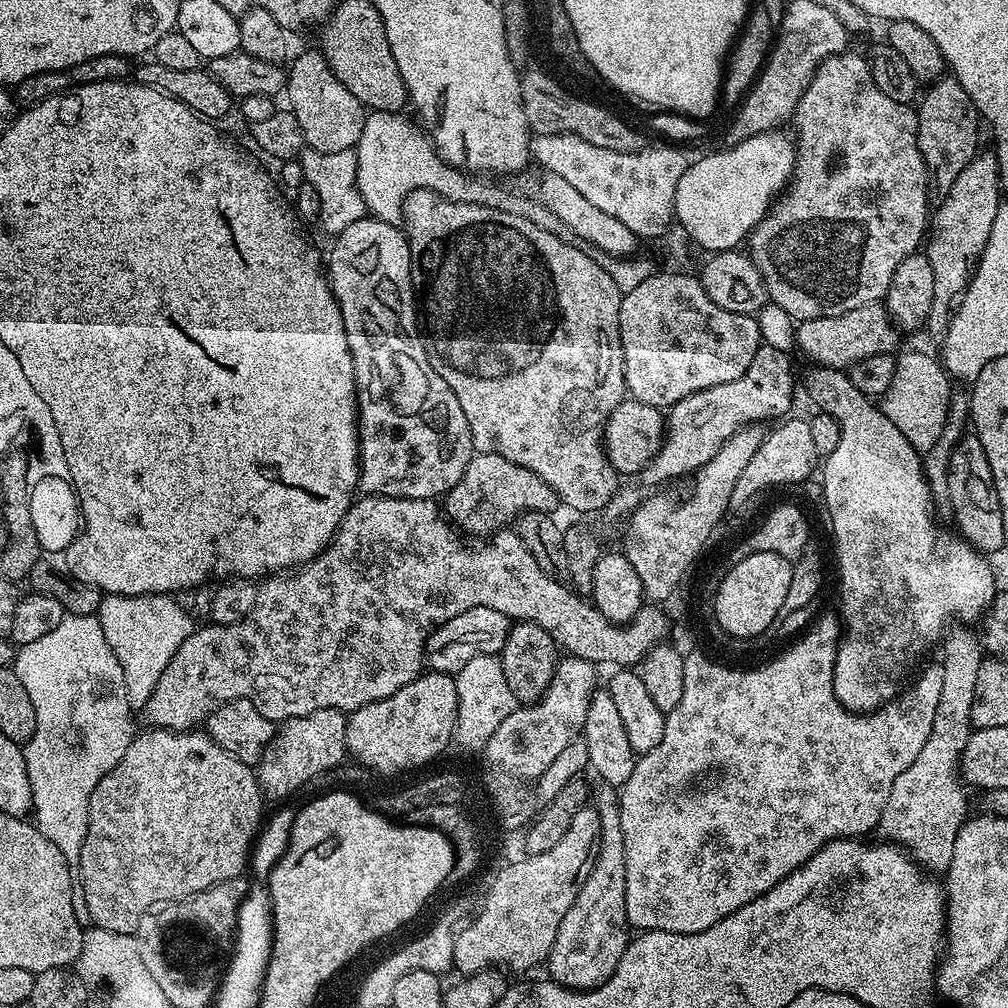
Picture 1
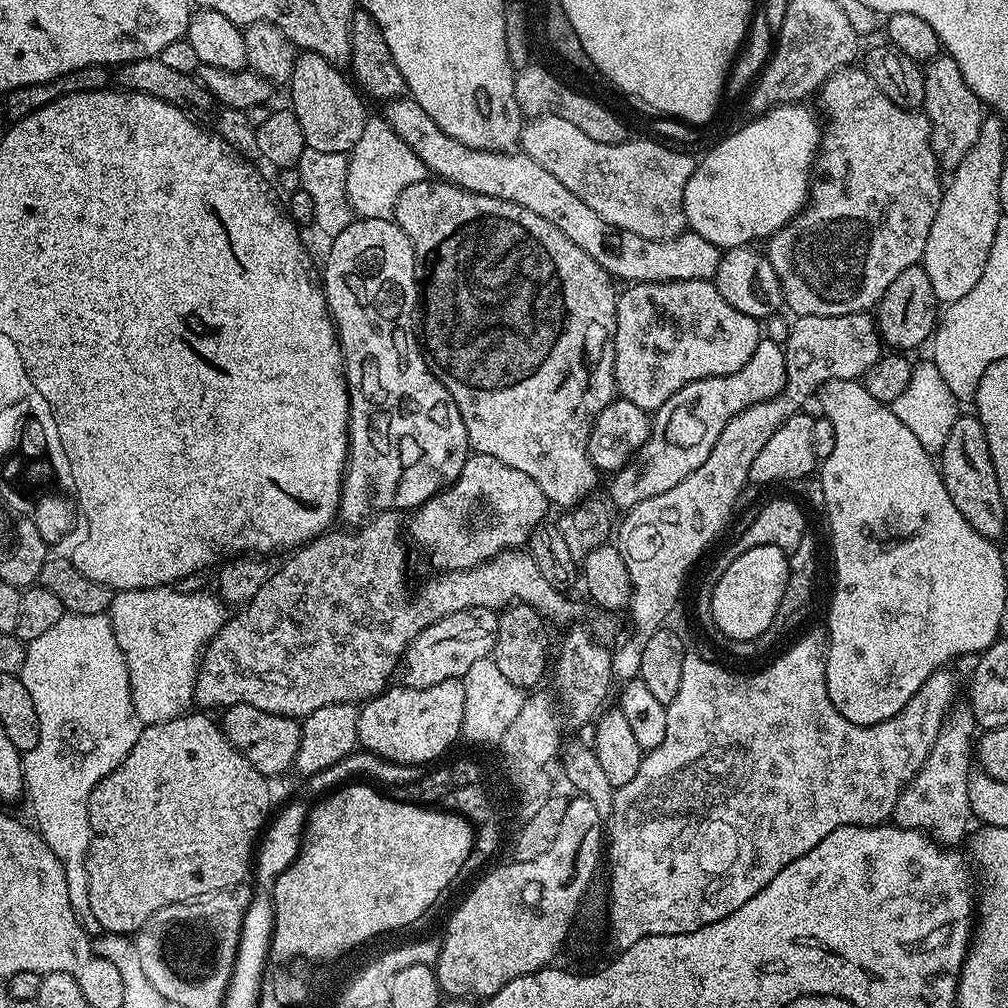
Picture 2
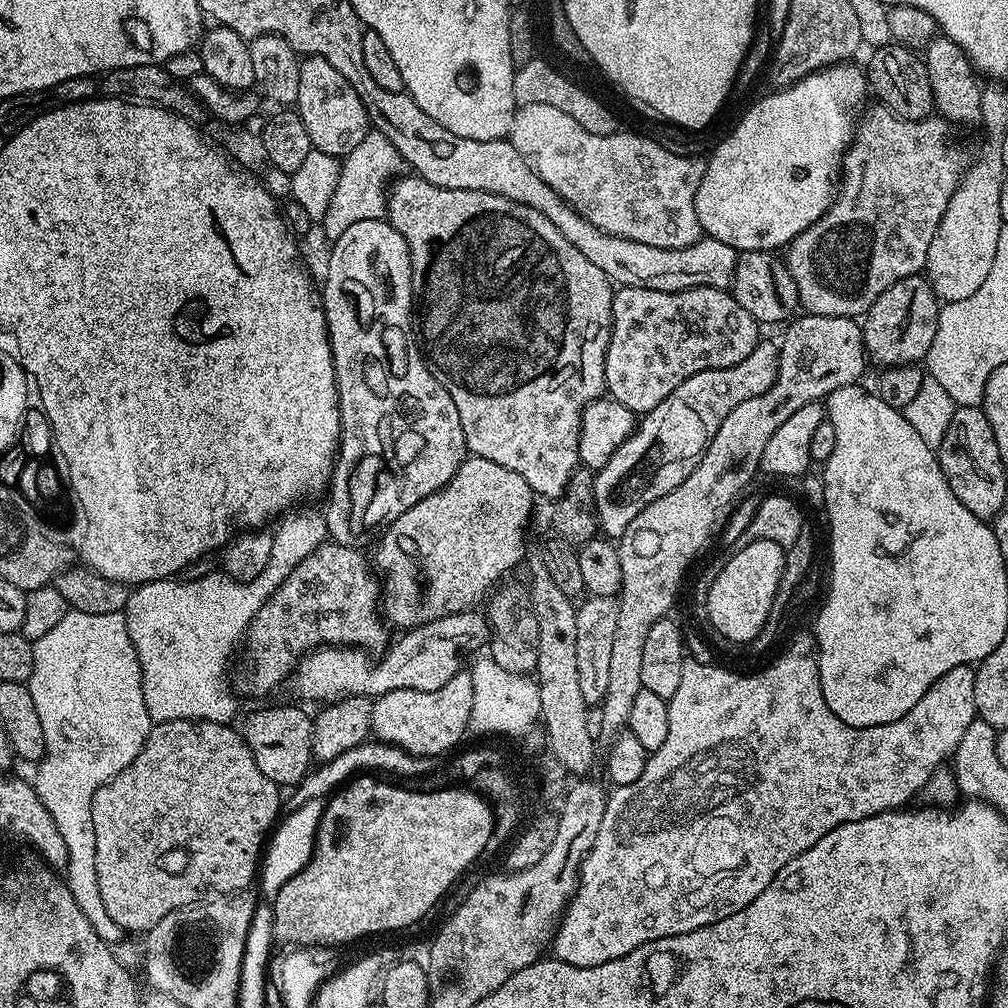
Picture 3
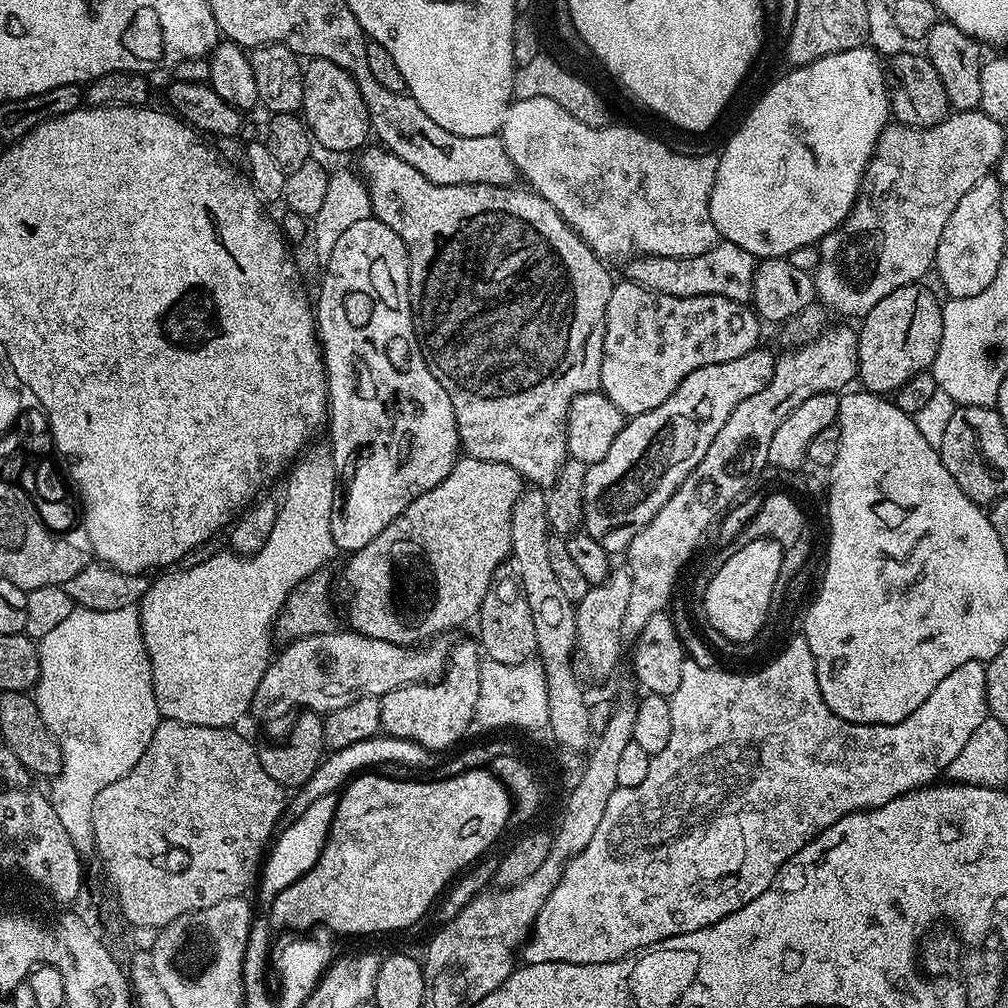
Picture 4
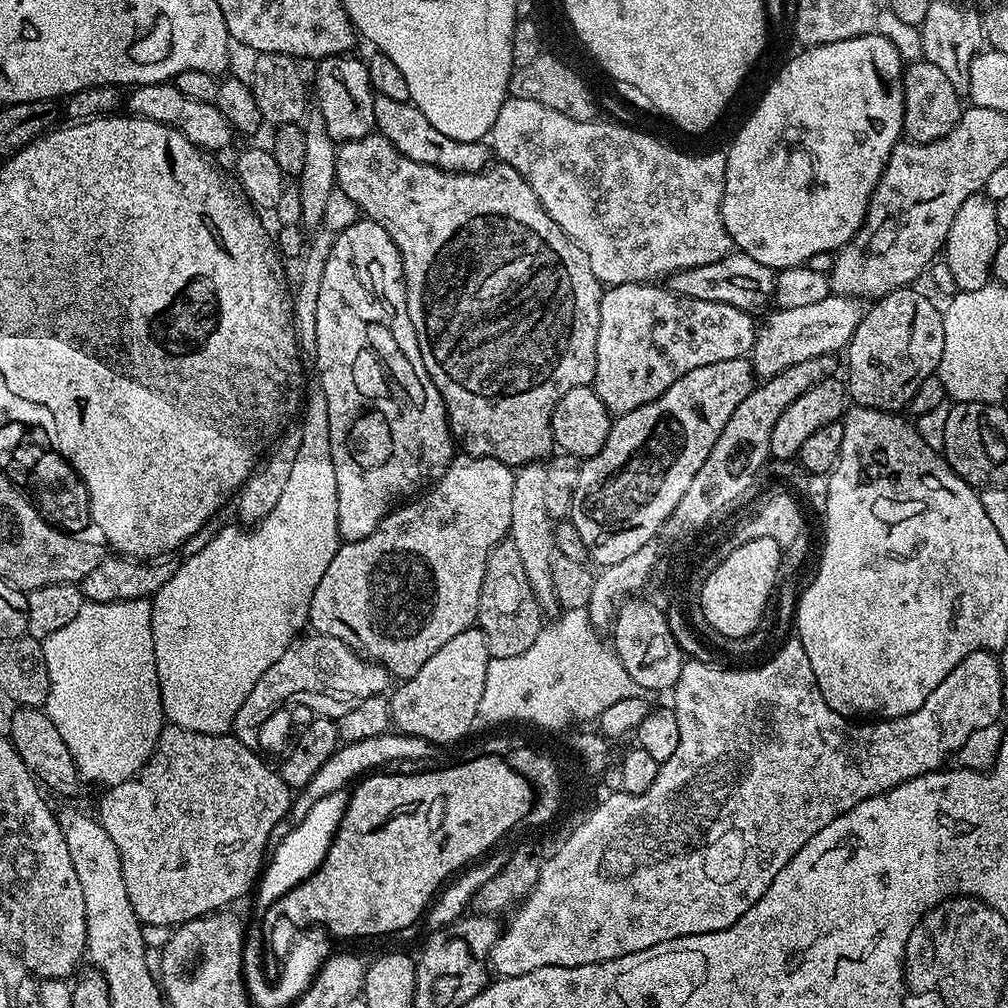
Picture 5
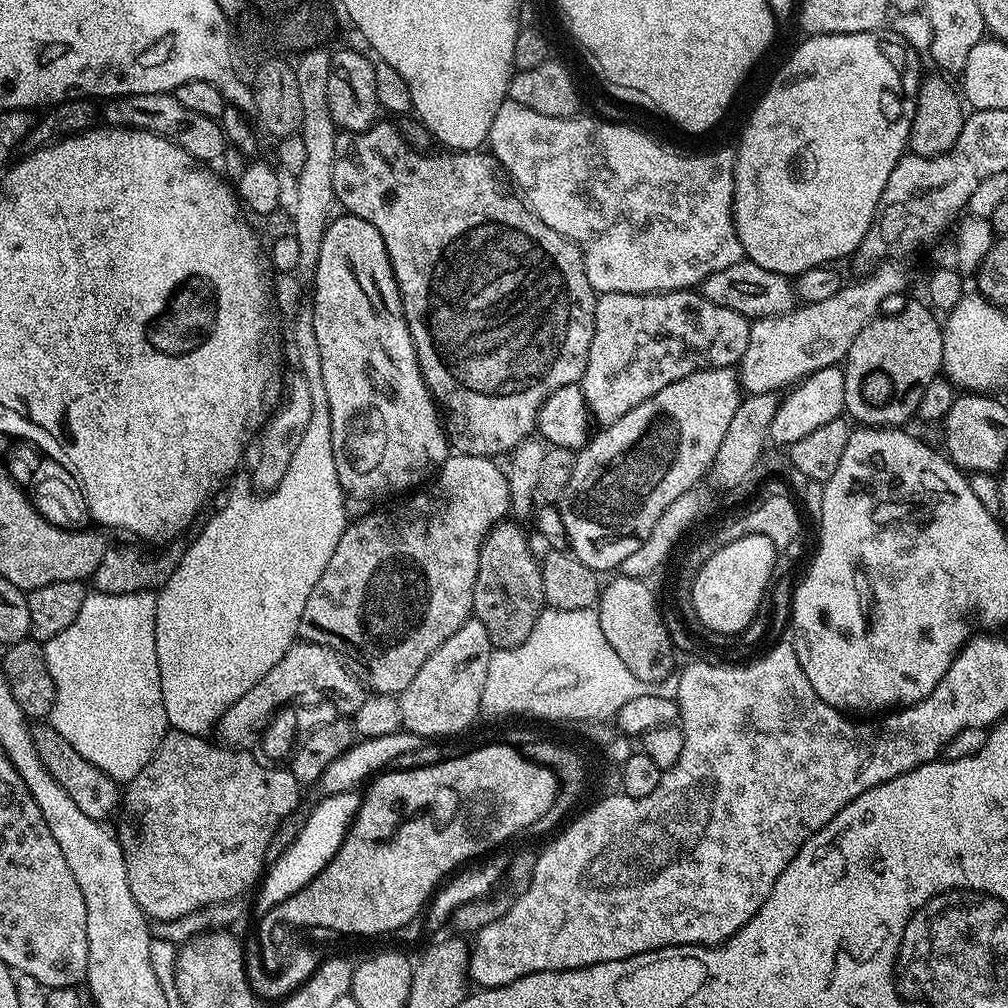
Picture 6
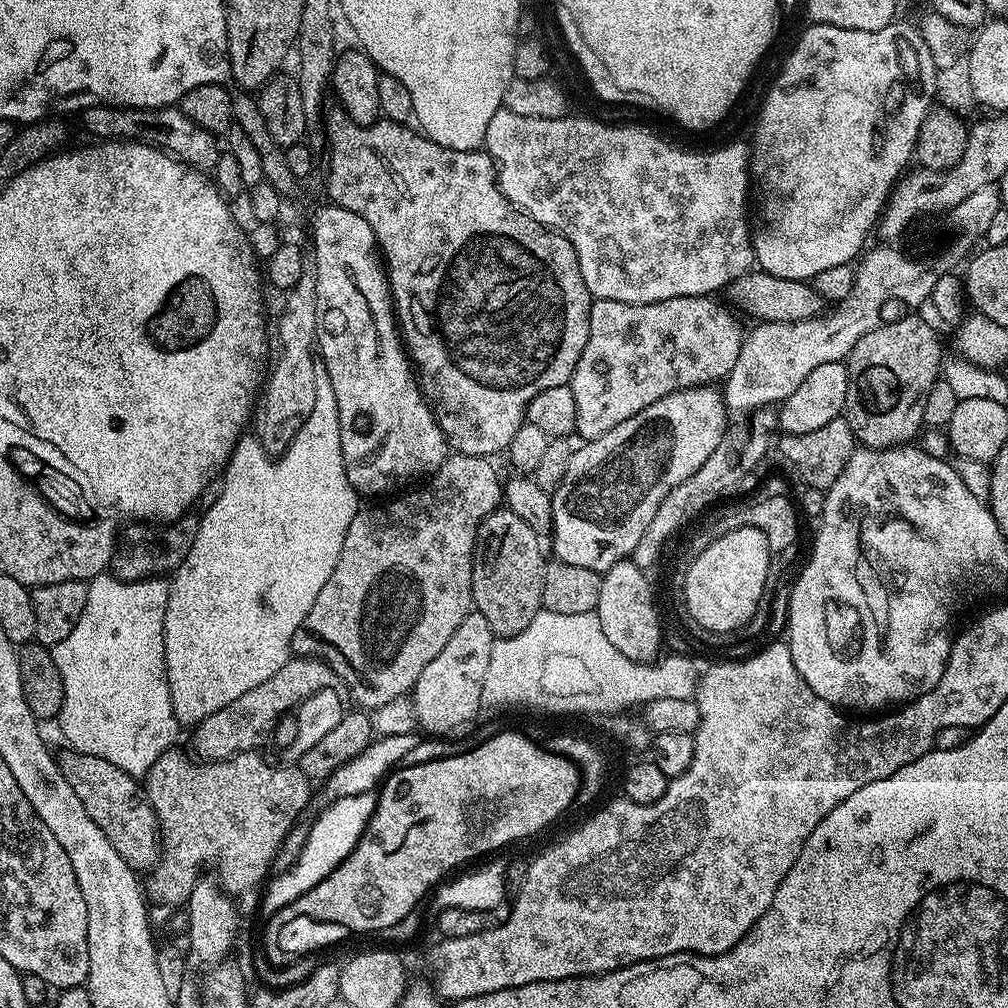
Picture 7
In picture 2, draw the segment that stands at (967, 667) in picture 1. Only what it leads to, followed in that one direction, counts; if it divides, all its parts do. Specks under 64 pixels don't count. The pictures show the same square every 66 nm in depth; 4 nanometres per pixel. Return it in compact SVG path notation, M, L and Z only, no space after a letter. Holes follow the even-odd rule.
M957 703L940 727L938 738L934 738L934 746L926 762L900 792L894 813L895 823L899 827L927 832L941 846L959 845L956 843L964 835L969 835L968 823L973 823L974 817L968 793L968 758L971 754L973 757L977 732L978 725L972 716L971 703Z

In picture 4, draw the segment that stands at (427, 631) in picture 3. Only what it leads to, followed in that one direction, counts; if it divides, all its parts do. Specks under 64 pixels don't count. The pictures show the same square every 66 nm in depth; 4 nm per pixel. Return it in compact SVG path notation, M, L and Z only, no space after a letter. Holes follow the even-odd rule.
M322 630L313 636L302 636L285 643L278 655L269 663L266 674L262 674L262 682L258 682L258 690L254 690L251 715L260 720L276 720L287 714L291 708L295 710L311 710L327 714L342 706L350 706L350 702L358 702L358 698L367 696L385 696L390 690L398 690L407 684L427 684L435 682L444 675L450 655L450 644L447 639L436 638L419 646L407 644L391 644L388 640L375 640L362 632L343 630L332 632Z

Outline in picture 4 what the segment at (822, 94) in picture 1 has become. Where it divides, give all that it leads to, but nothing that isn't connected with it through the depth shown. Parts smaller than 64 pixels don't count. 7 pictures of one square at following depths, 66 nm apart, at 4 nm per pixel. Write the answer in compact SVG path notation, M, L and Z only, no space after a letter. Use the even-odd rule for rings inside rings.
M979 110L971 112L953 111L941 124L935 124L929 128L907 128L899 122L889 123L878 138L876 151L872 154L872 161L869 162L868 168L864 171L864 181L860 184L860 194L856 197L855 206L852 207L841 227L820 239L818 251L820 251L821 258L824 259L824 264L818 265L812 272L812 281L816 284L817 301L825 309L832 312L834 310L841 312L844 316L863 318L871 308L878 306L878 302L882 302L882 298L886 298L886 294L894 294L894 290L898 290L902 286L923 281L925 279L923 276L927 272L931 273L933 271L936 255L938 254L938 241L942 239L942 230L946 227L950 214L954 214L954 206L958 206L962 194L966 194L966 190L971 190L983 176L989 175L1000 160L1002 146L1006 142L1004 128L1005 125L1001 121L990 118L985 112Z

